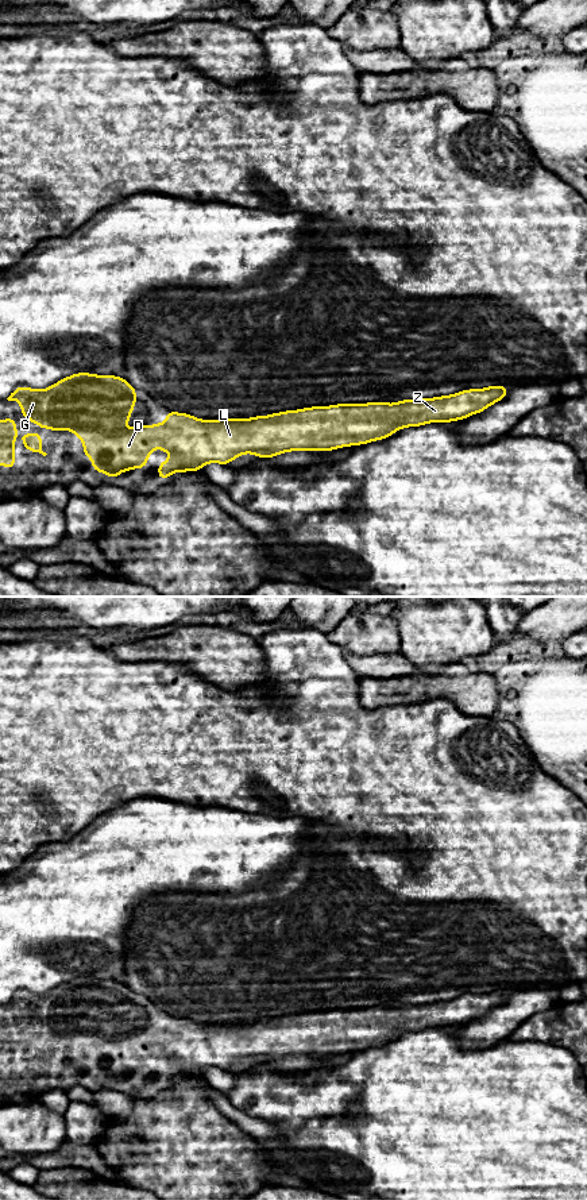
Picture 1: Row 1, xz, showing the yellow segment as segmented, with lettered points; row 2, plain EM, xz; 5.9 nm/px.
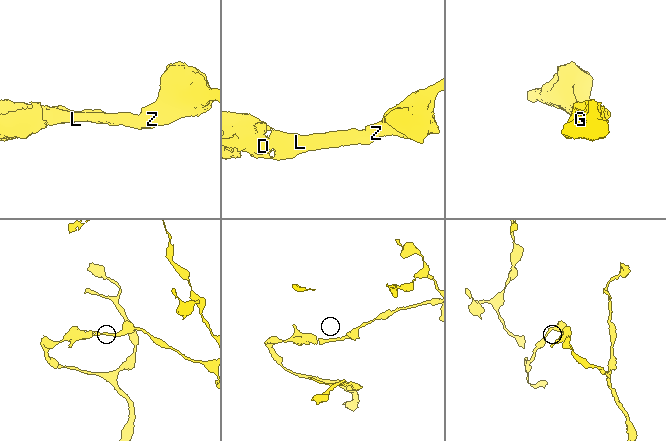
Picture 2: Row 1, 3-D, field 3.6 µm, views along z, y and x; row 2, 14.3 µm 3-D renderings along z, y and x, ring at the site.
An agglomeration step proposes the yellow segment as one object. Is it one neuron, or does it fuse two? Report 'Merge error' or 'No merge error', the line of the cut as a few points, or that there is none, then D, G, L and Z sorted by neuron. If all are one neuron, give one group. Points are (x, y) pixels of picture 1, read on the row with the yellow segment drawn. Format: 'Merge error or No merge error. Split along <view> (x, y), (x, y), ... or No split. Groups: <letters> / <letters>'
No merge error. No split. Groups: D G L Z

